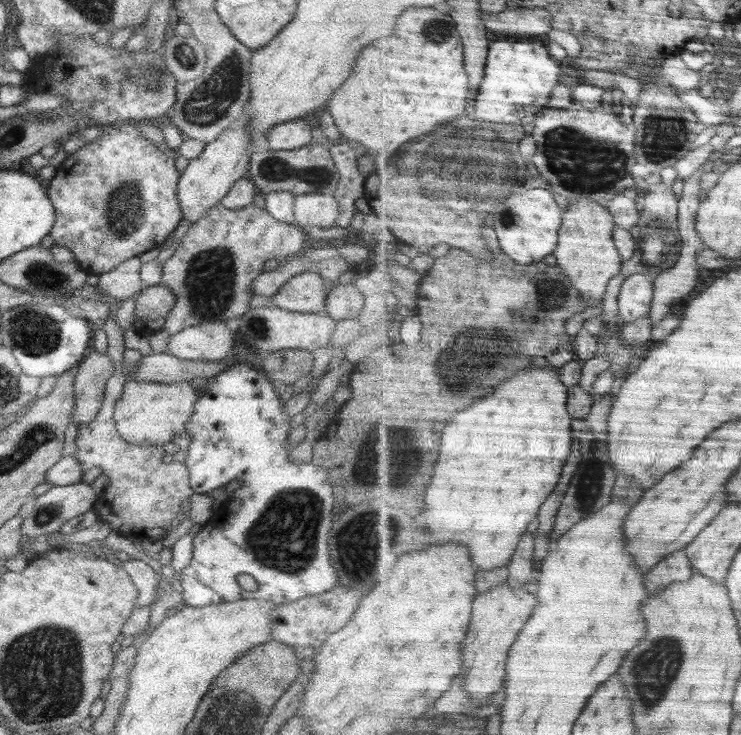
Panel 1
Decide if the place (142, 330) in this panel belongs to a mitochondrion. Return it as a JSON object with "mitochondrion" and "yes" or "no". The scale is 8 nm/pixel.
{"mitochondrion":"no"}

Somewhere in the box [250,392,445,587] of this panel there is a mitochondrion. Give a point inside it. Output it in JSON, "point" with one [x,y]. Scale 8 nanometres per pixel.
{"point":[341,538]}

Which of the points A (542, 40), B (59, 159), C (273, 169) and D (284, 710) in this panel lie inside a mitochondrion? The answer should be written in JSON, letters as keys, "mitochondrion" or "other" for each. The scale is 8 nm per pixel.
{"A":"other","B":"other","C":"mitochondrion","D":"other"}

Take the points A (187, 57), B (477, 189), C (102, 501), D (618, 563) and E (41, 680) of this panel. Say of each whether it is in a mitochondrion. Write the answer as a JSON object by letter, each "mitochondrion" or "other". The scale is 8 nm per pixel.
{"A":"mitochondrion","B":"mitochondrion","C":"other","D":"other","E":"mitochondrion"}

